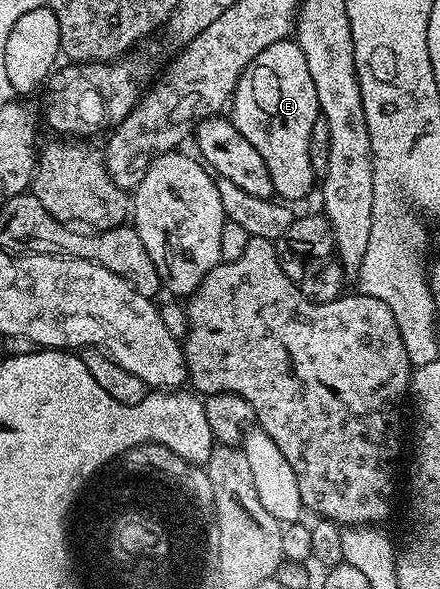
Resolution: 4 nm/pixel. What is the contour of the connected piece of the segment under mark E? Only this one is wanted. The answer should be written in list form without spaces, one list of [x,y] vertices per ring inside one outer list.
[[[285,38],[269,45],[243,70],[229,104],[229,118],[231,124],[245,137],[245,141],[249,141],[249,145],[261,153],[271,178],[272,192],[280,200],[303,199],[310,193],[314,183],[316,186],[317,172],[309,161],[309,133],[313,129],[313,121],[321,116],[317,89],[313,85],[313,77],[309,77],[309,65],[305,65],[305,53],[301,53],[298,43]]]

